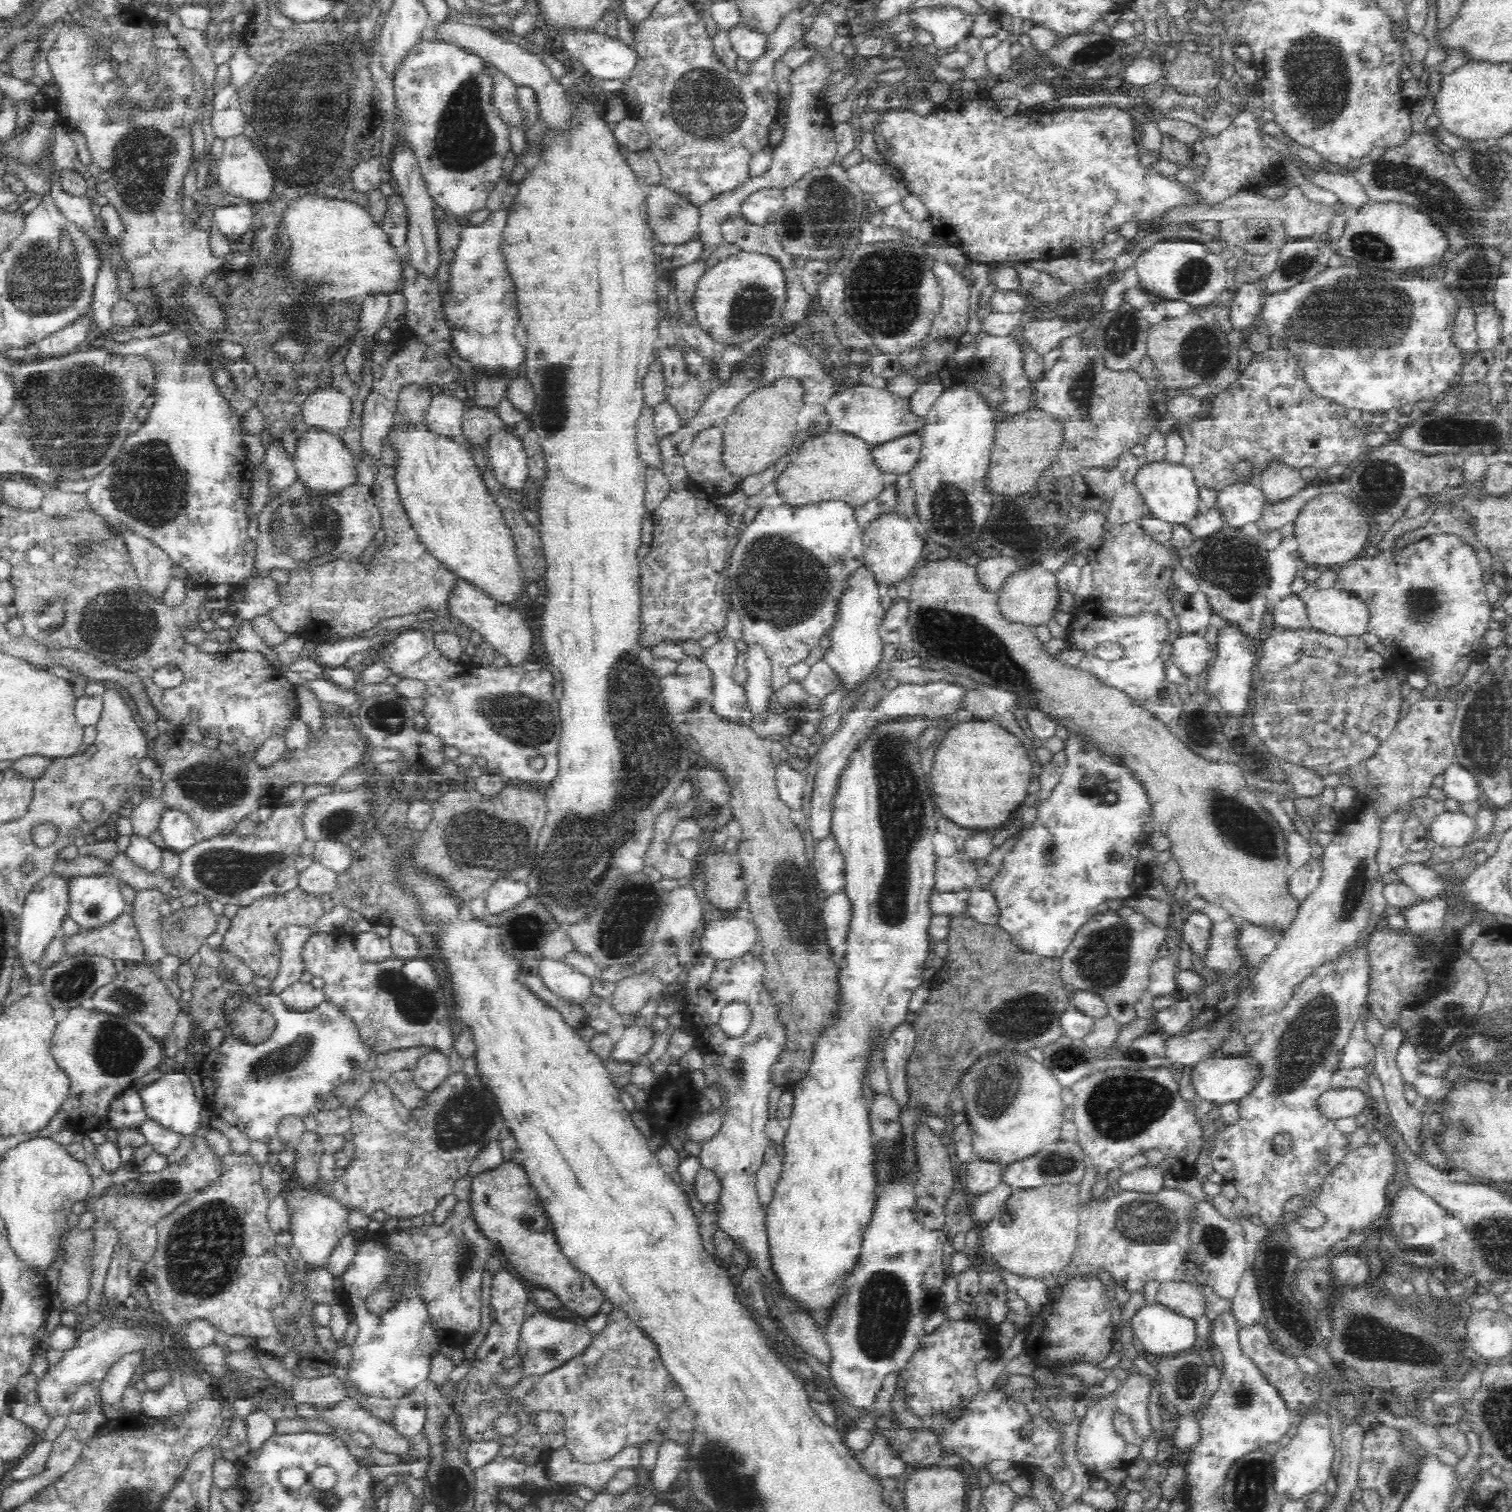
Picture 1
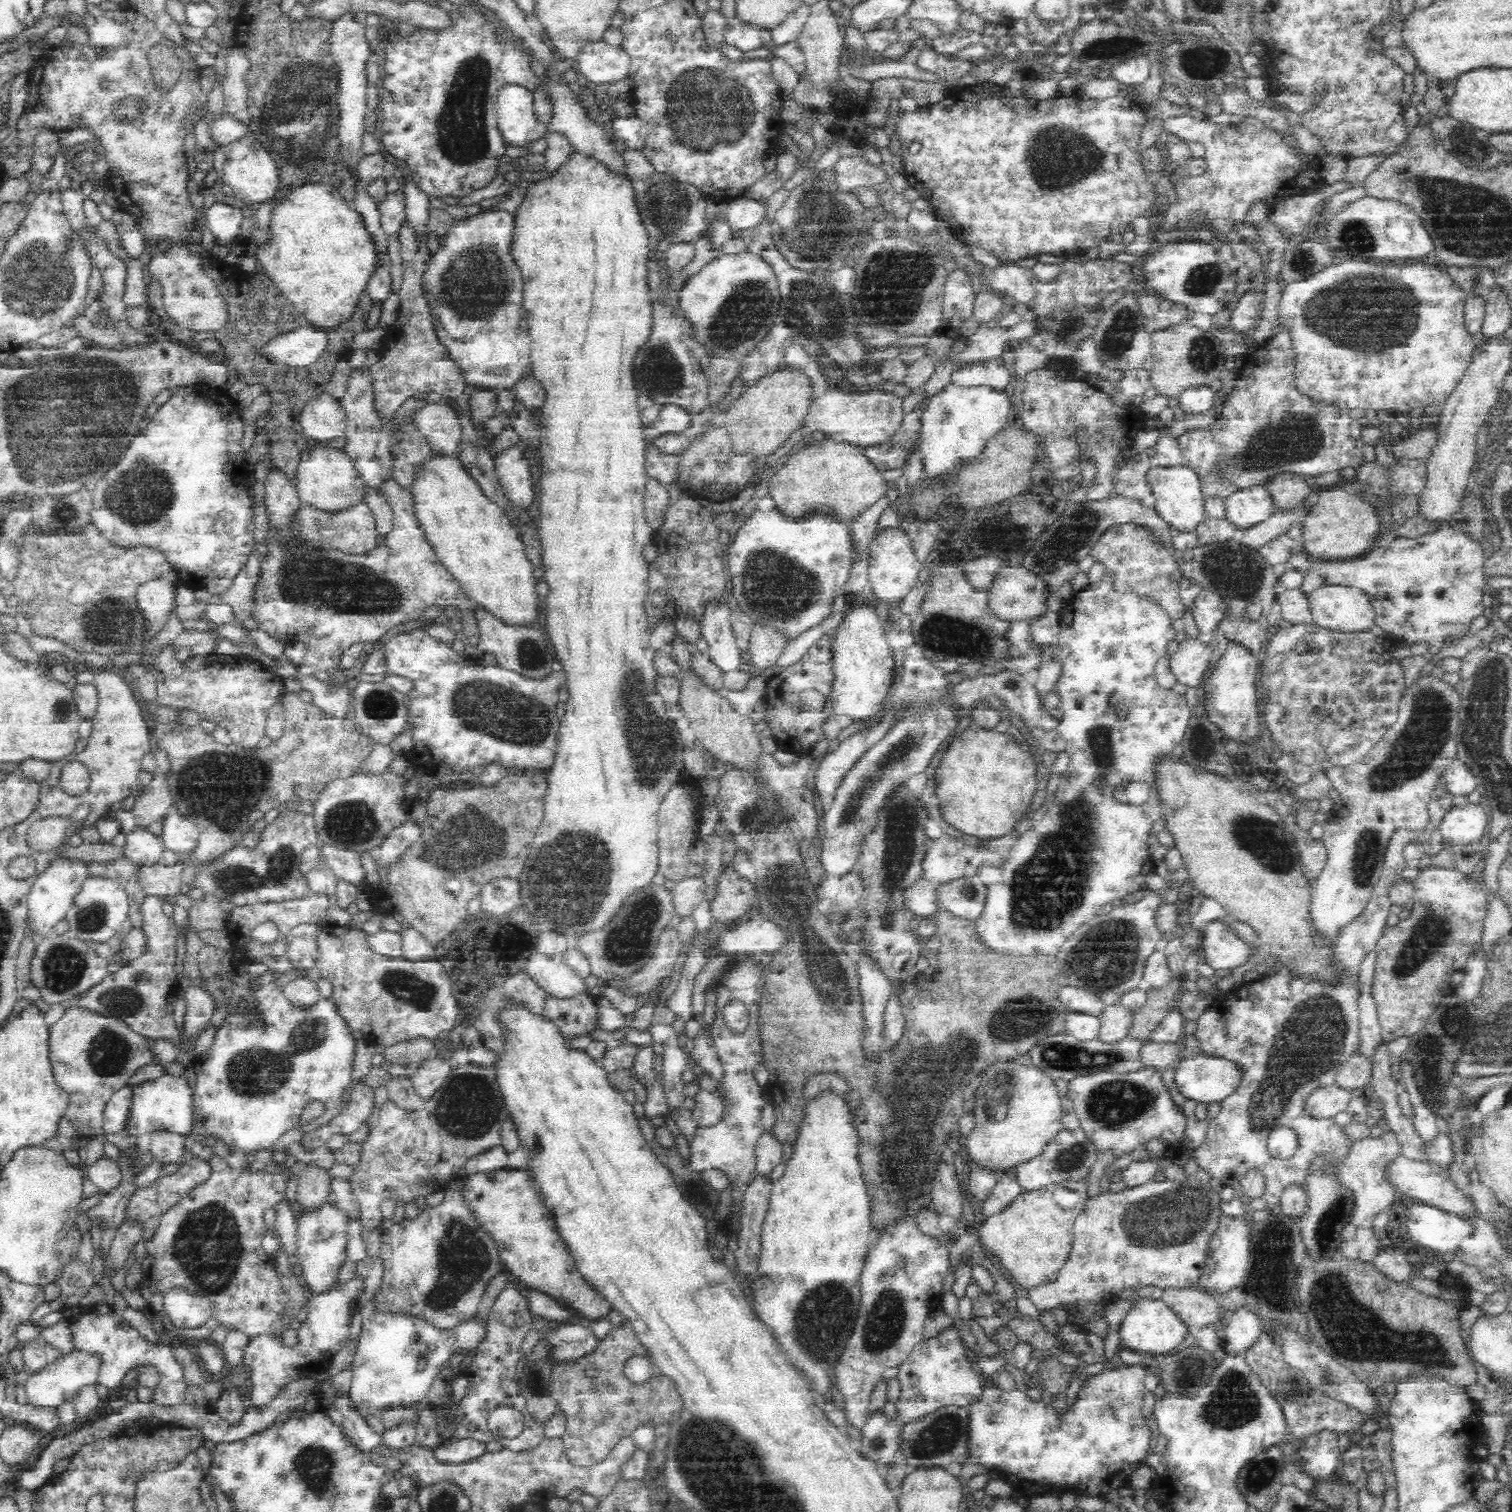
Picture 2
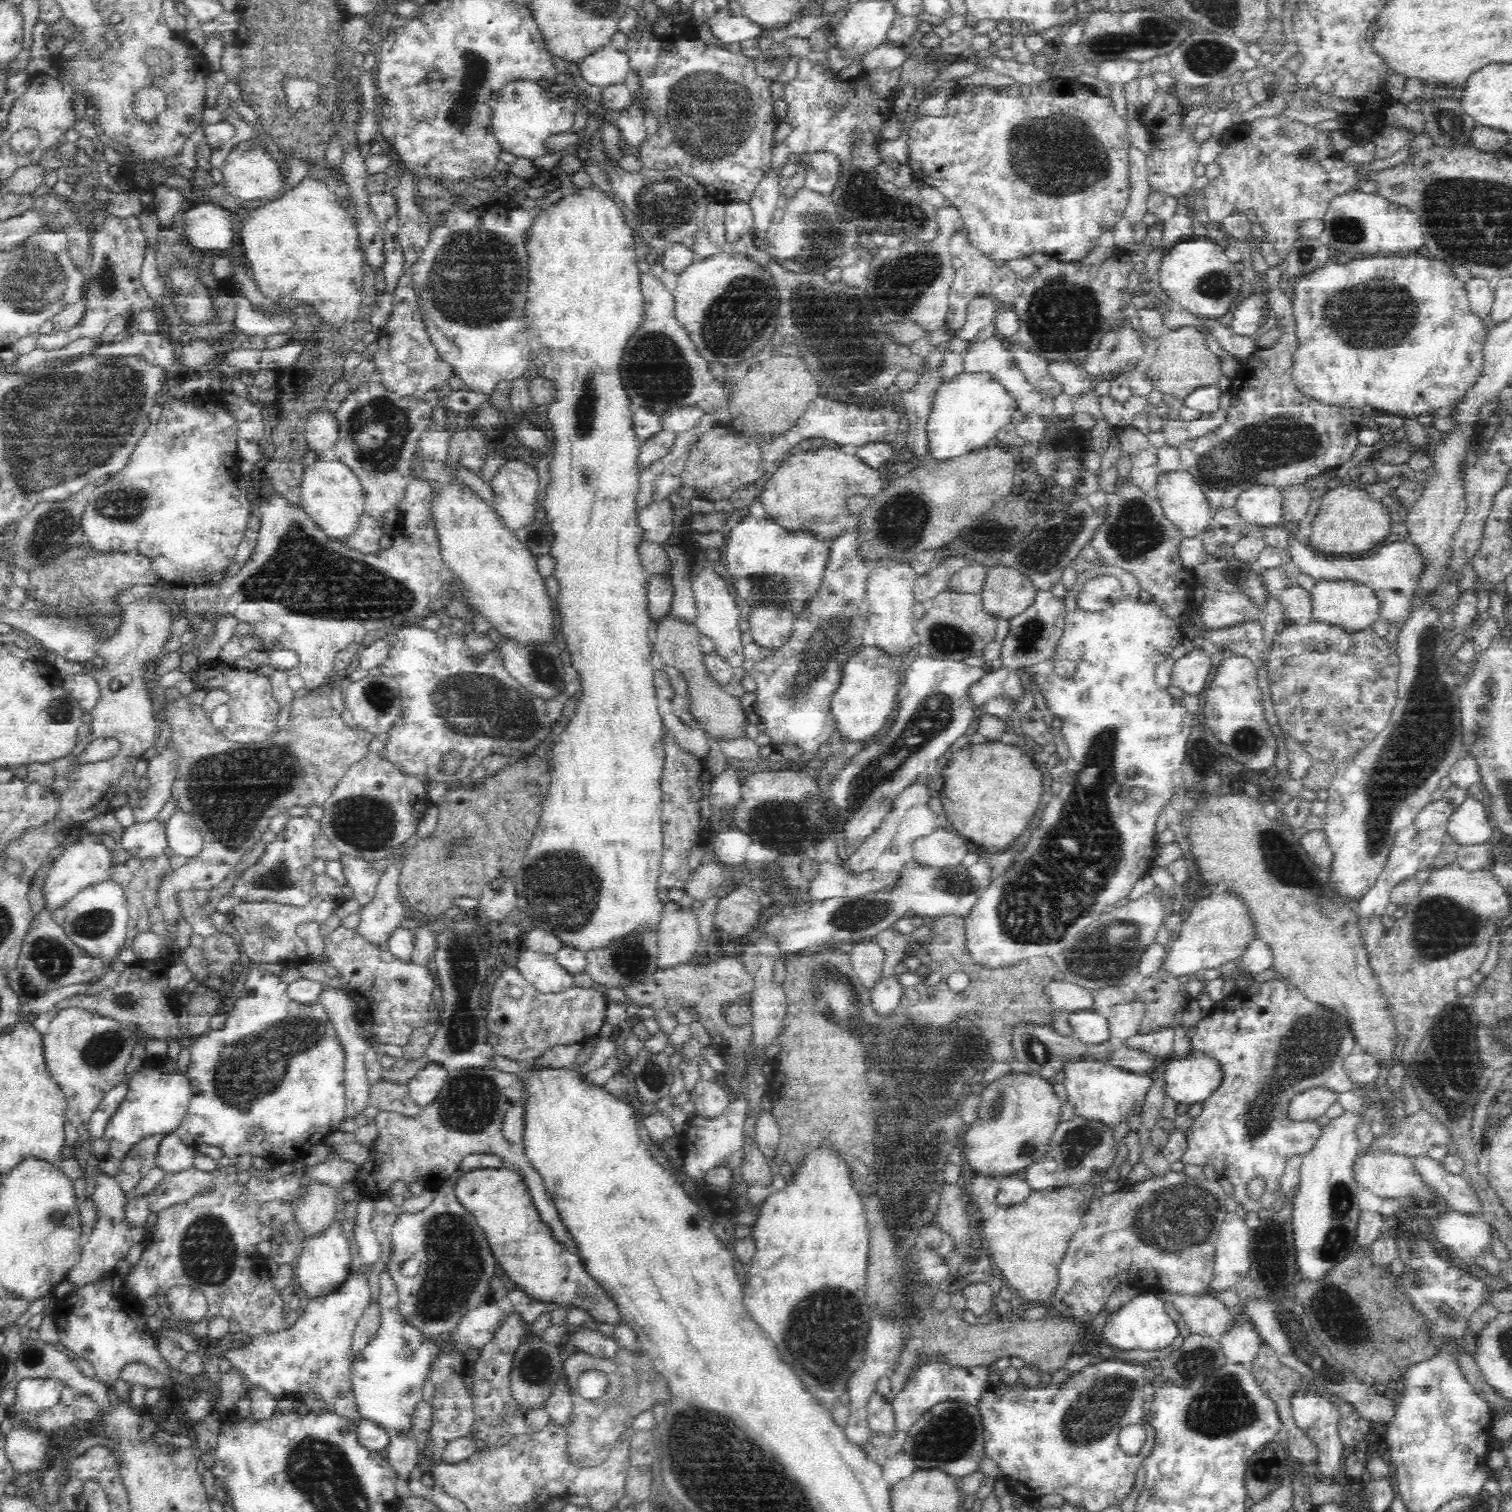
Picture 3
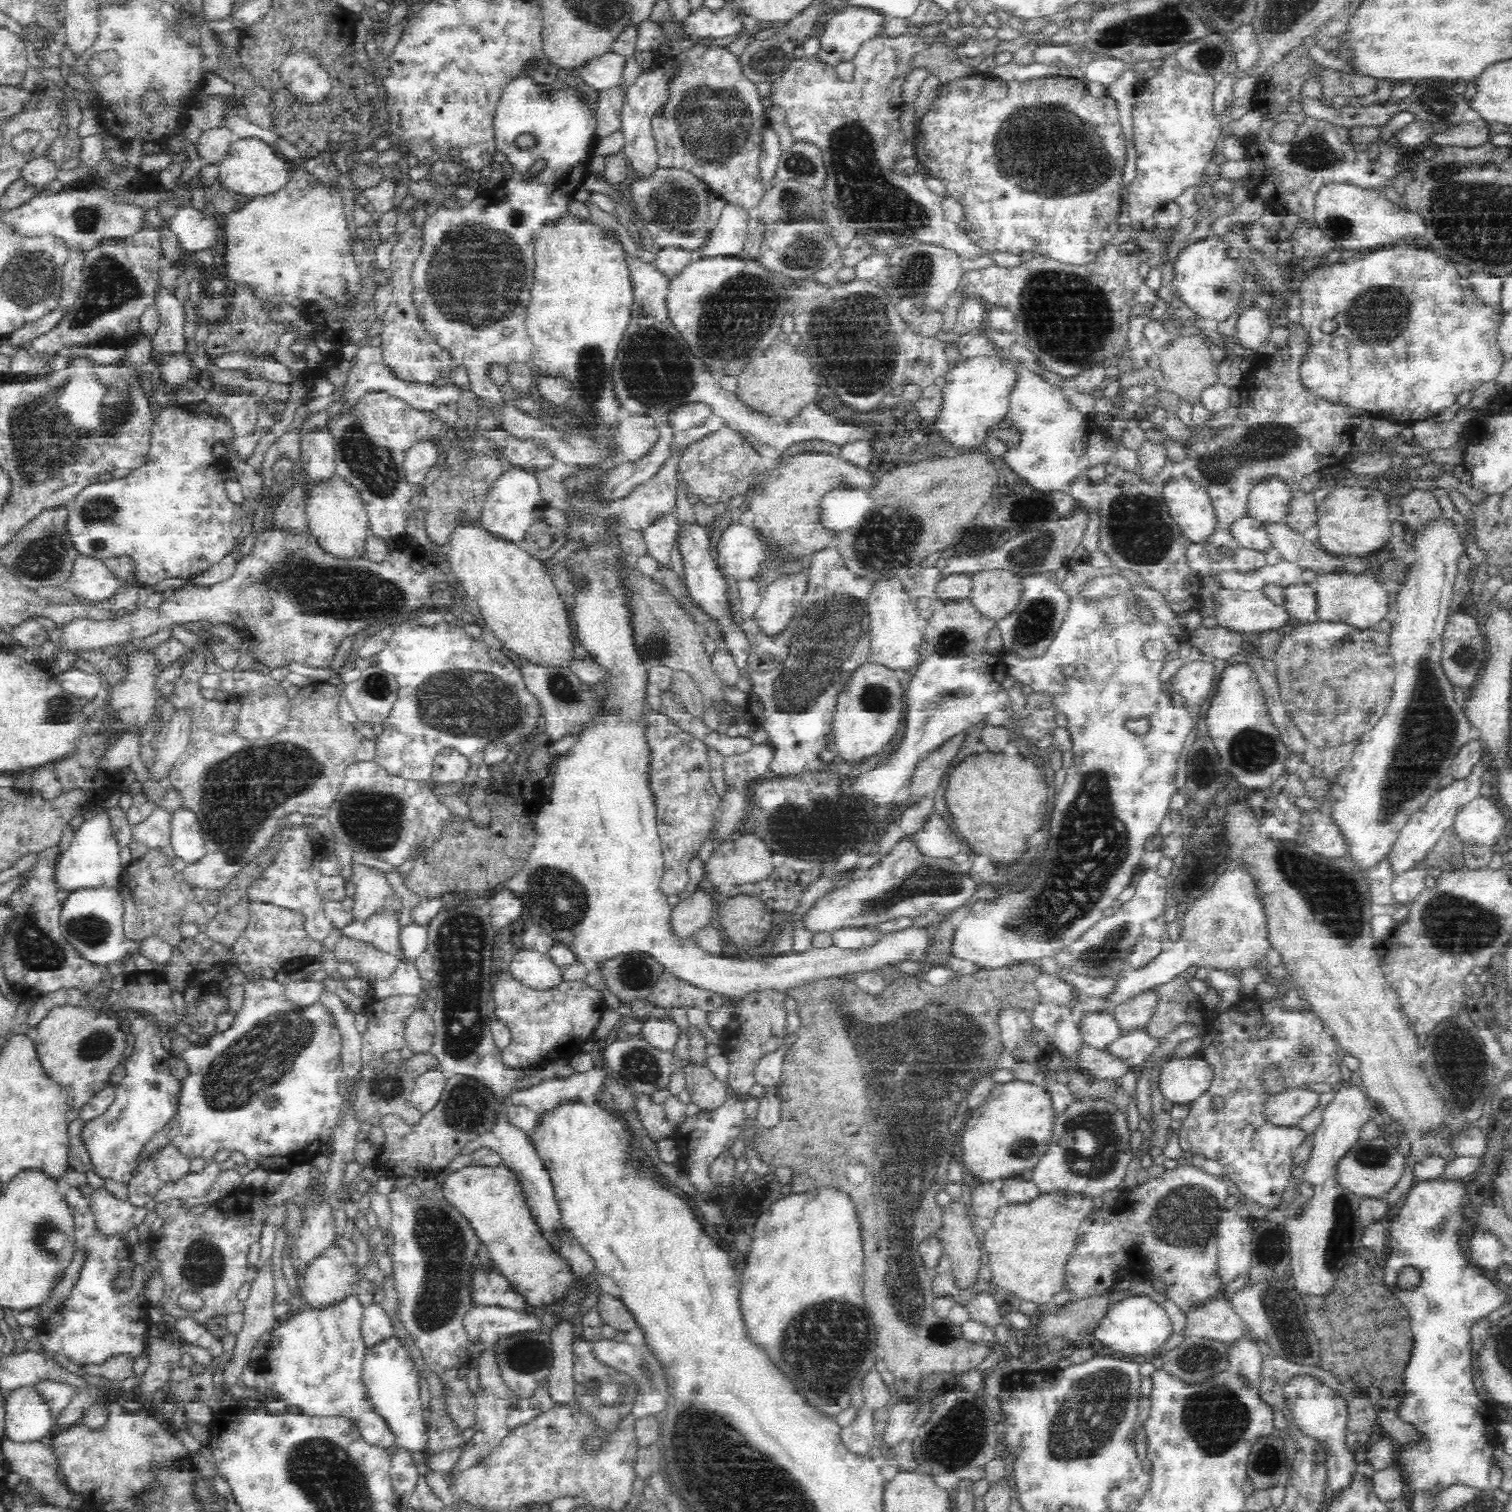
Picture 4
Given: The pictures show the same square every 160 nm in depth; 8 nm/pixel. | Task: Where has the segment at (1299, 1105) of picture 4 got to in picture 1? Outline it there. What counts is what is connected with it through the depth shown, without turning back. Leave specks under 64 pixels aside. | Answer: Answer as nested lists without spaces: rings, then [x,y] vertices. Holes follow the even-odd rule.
[[[1365,1088],[1328,1089],[1319,1097],[1317,1103],[1320,1114],[1334,1122],[1349,1117],[1355,1118],[1372,1106],[1372,1100]]]

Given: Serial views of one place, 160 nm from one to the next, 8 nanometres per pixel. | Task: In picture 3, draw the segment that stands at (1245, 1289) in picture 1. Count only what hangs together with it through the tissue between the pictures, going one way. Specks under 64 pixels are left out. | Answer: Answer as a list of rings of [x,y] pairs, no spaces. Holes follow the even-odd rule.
[[[1239,1318],[1234,1326],[1218,1338],[1225,1360],[1238,1363],[1250,1371],[1263,1341],[1245,1318]]]

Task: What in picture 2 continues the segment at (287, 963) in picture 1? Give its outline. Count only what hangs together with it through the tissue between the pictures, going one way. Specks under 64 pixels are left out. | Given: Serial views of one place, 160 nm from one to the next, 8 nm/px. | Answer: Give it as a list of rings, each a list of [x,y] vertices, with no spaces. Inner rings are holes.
[[[299,924],[288,932],[286,958],[292,961],[296,970],[318,967],[318,935],[324,928],[324,924]]]

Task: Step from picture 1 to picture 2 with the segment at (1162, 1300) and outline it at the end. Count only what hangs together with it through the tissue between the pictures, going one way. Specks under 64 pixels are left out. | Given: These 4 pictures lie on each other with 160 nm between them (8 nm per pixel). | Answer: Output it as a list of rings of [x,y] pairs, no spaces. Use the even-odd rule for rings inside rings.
[[[1167,1288],[1162,1292],[1161,1299],[1192,1333],[1220,1324],[1223,1314],[1220,1303],[1201,1288]]]

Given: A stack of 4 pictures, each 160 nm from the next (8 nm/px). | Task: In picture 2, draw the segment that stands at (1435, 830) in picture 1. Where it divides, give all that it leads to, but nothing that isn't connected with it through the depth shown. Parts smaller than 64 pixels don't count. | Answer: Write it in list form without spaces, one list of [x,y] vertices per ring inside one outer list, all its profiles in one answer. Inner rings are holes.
[[[1468,803],[1466,806],[1454,806],[1440,824],[1442,838],[1451,845],[1472,844],[1486,841],[1489,811],[1487,804]]]

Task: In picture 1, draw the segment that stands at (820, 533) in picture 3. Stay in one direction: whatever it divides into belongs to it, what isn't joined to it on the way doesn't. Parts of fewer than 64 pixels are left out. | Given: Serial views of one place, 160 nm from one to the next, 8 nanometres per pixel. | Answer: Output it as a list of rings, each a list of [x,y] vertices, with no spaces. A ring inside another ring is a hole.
[[[845,432],[817,433],[797,448],[798,454],[788,468],[774,480],[777,494],[788,506],[836,500],[856,509],[874,500],[893,480],[873,461],[871,448],[862,439]]]

